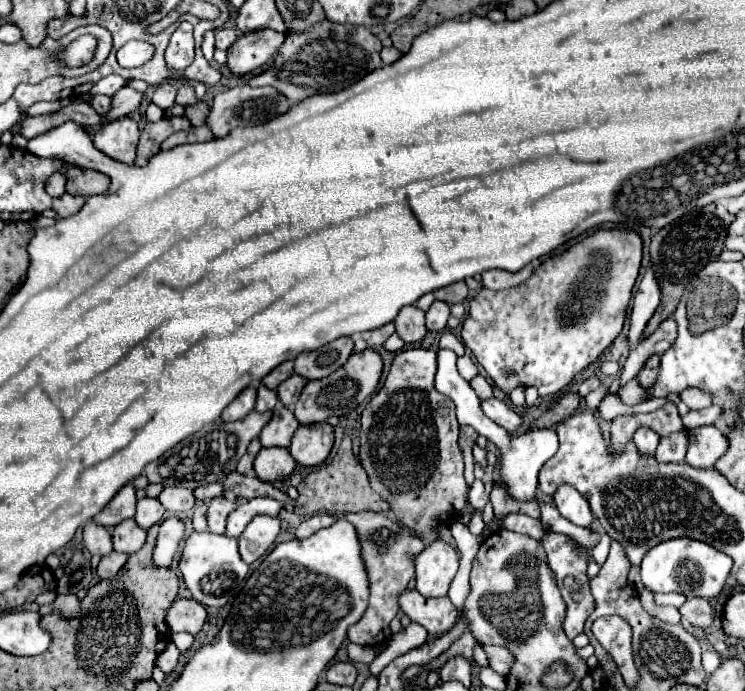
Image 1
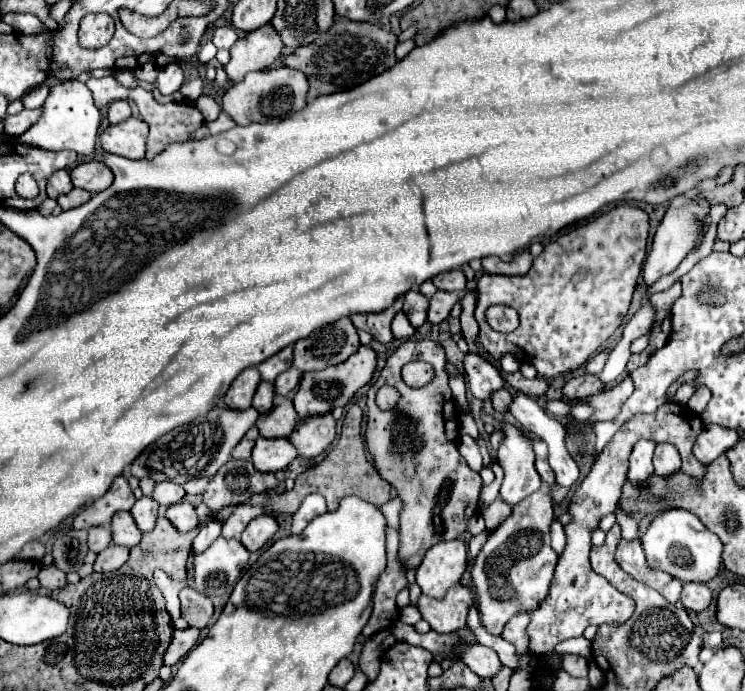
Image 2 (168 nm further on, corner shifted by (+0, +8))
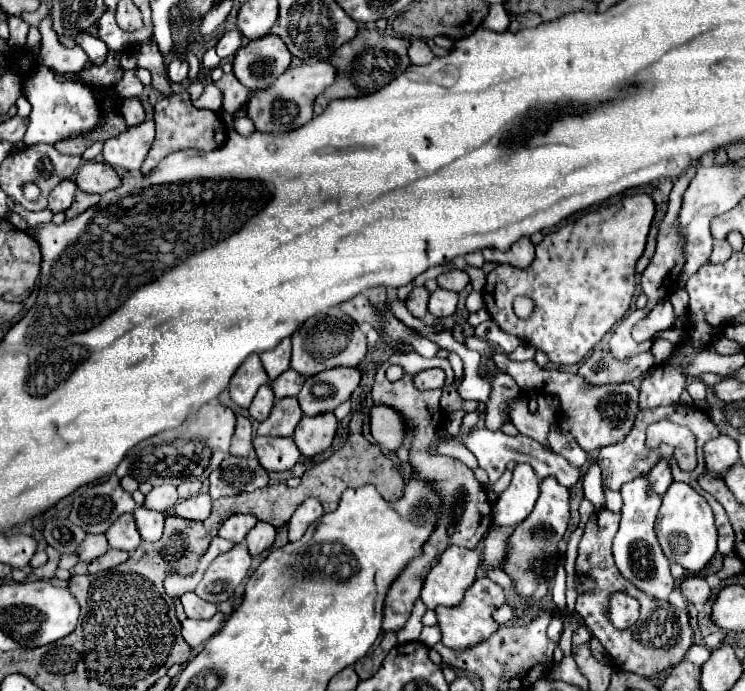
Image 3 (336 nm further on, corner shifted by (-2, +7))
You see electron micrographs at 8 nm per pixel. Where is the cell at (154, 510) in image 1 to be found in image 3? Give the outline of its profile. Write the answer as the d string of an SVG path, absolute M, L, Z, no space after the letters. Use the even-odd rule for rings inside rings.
M139 506L133 514L135 514L137 530L139 530L139 534L141 534L141 538L145 542L155 542L155 540L161 538L161 534L163 534L163 520L165 520L165 516L161 512L147 510L147 508Z

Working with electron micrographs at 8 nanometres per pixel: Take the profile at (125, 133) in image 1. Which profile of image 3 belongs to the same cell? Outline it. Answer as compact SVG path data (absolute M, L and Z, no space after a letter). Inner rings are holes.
M145 120L143 124L131 126L119 136L107 140L103 146L103 158L113 168L137 172L153 144L153 138L155 138L155 122Z

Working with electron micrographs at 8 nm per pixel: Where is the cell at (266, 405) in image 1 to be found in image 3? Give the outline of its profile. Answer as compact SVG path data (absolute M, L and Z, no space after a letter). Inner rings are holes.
M267 384L261 386L259 392L257 392L257 396L253 398L253 402L251 402L251 406L249 406L251 418L255 418L257 422L267 420L267 416L269 416L269 412L271 412L273 404L275 404L275 396L273 396L271 386L267 386Z

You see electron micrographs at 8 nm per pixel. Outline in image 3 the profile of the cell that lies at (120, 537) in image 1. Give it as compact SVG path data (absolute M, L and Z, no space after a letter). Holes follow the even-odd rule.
M123 514L119 516L119 520L115 520L111 524L111 528L105 532L109 546L117 548L117 550L127 550L133 552L139 544L141 544L141 536L137 532L133 514Z

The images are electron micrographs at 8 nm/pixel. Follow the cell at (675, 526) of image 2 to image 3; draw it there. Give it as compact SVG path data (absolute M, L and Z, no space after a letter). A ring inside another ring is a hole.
M673 482L667 492L663 494L663 504L659 508L655 532L659 538L659 544L669 558L669 562L681 564L691 574L699 572L707 566L707 562L717 552L717 530L713 520L713 510L705 502L703 496L699 496L689 484L685 482Z

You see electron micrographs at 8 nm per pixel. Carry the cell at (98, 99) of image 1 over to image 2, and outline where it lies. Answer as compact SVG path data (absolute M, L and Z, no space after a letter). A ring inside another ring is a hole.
M113 101L107 109L107 119L109 123L119 123L131 115L131 107L127 101Z

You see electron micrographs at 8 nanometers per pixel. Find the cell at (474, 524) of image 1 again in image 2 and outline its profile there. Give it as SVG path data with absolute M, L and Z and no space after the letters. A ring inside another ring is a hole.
M491 463L489 467L493 469L495 479L493 479L491 485L485 485L485 487L481 489L481 495L479 495L479 503L481 503L481 507L491 505L491 503L499 497L499 487L501 487L501 481L503 481L503 471L501 471L501 467L499 467L497 463Z

